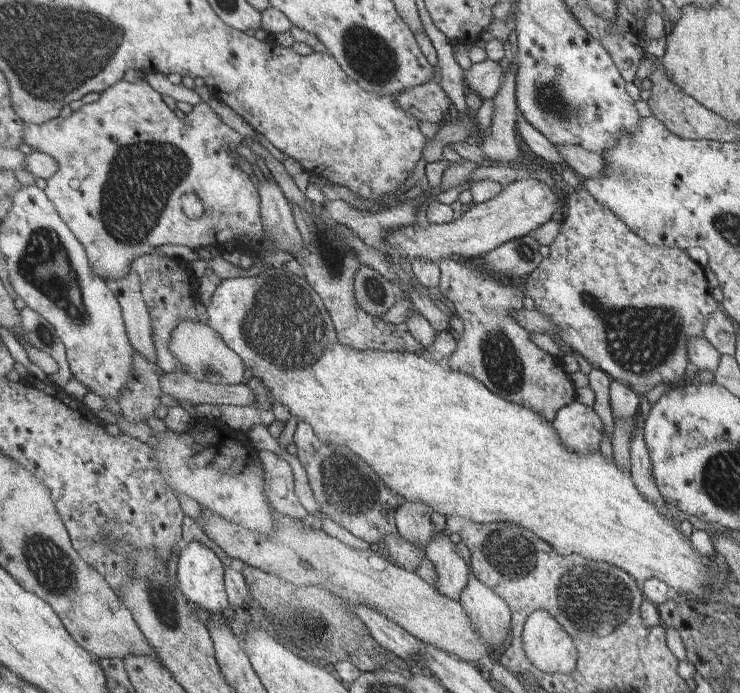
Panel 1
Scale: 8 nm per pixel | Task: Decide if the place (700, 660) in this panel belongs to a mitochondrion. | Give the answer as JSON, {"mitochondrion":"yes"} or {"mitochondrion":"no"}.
{"mitochondrion":"no"}

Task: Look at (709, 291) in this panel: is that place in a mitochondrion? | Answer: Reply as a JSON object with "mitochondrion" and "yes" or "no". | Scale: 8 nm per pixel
{"mitochondrion":"no"}

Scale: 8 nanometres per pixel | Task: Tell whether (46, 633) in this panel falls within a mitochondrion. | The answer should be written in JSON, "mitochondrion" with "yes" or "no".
{"mitochondrion":"no"}

